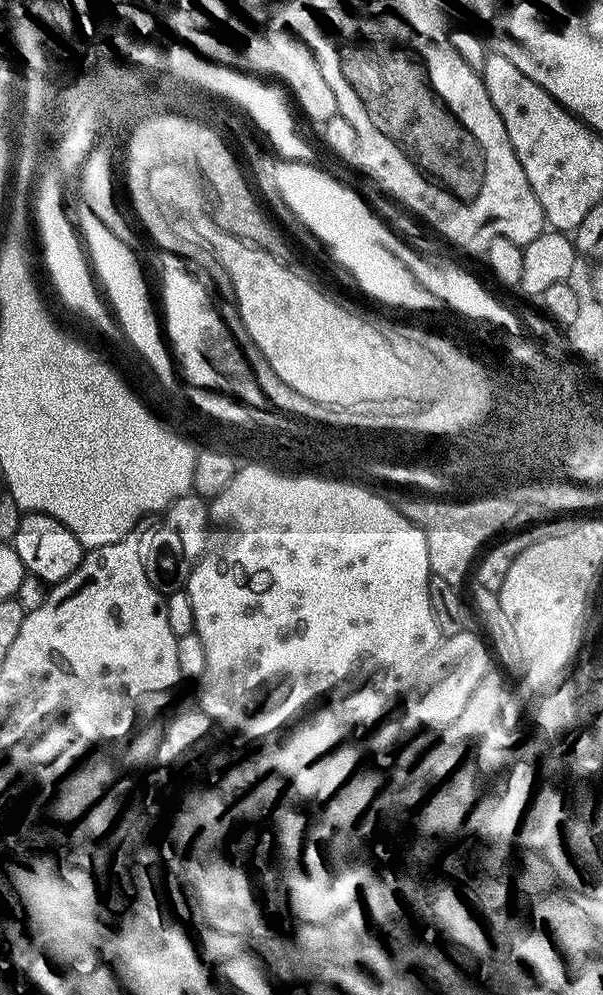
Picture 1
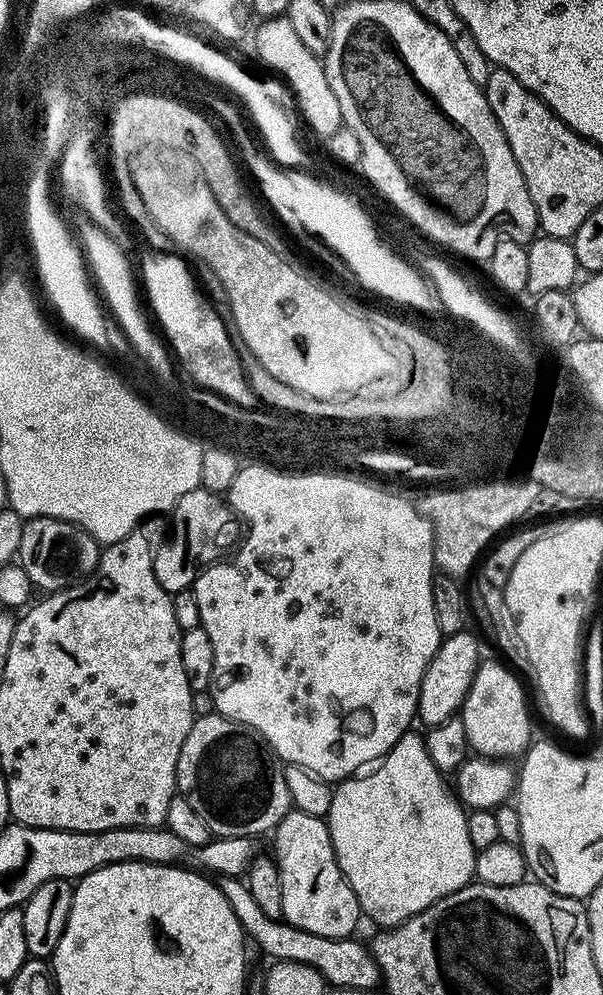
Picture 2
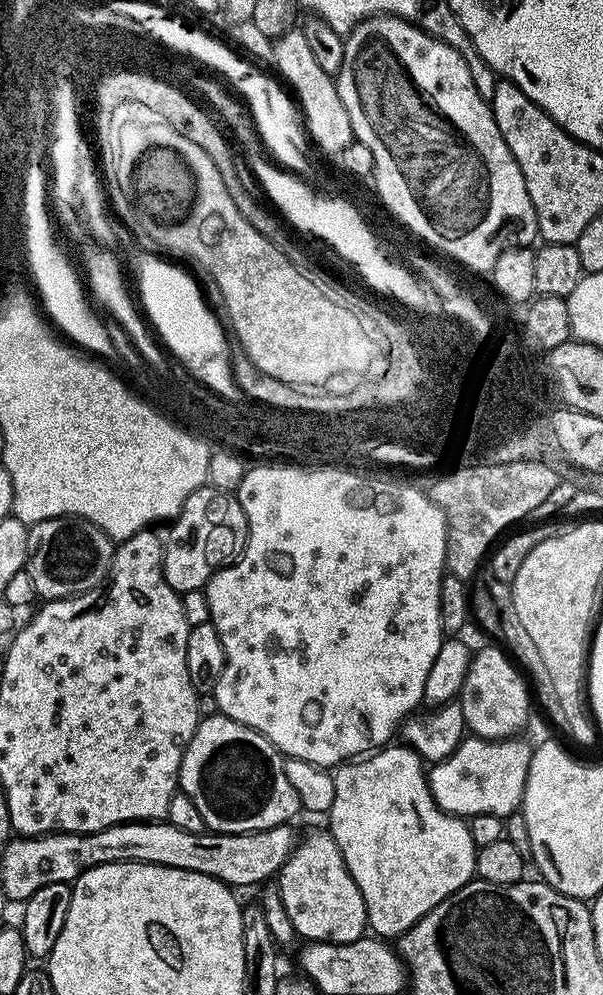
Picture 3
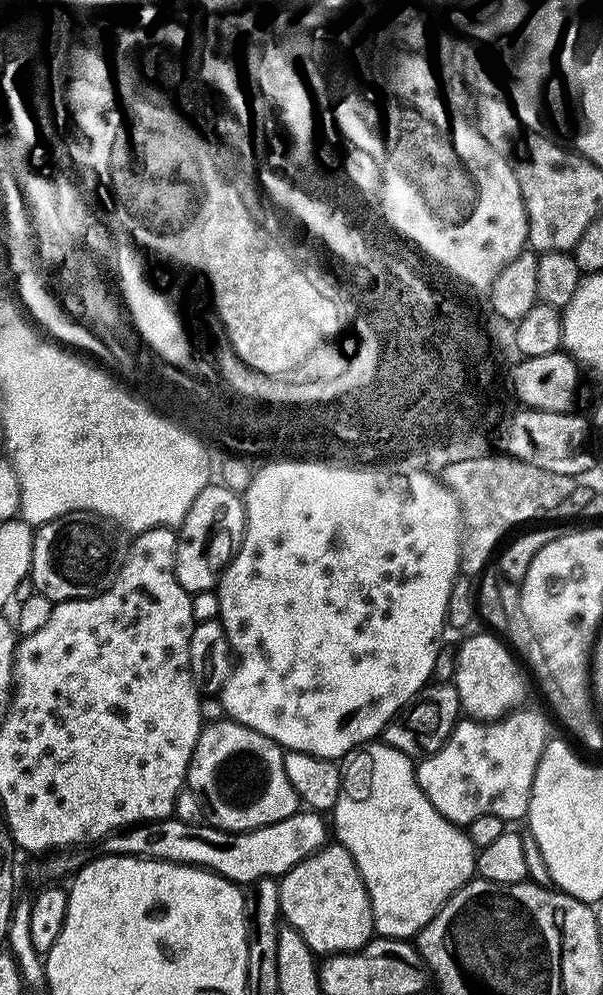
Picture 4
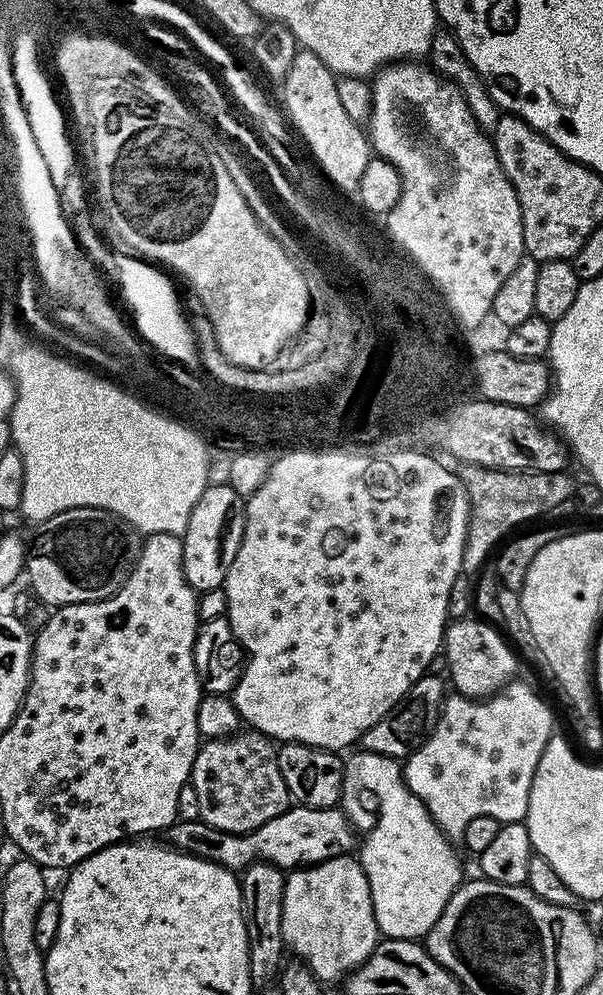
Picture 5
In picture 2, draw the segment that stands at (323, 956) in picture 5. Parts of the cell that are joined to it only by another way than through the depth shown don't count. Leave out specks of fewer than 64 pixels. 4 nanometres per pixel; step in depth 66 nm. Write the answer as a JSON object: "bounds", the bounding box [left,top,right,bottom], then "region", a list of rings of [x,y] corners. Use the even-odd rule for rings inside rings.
{"bounds":[274,810,362,940],"region":[[[290,810],[274,830],[275,836],[276,852],[274,851],[274,859],[282,882],[283,919],[287,923],[298,926],[310,934],[318,934],[322,938],[342,940],[351,937],[355,933],[352,931],[355,930],[356,923],[362,920],[360,903],[356,900],[354,890],[346,882],[346,878],[338,866],[327,823],[314,814]]]}

